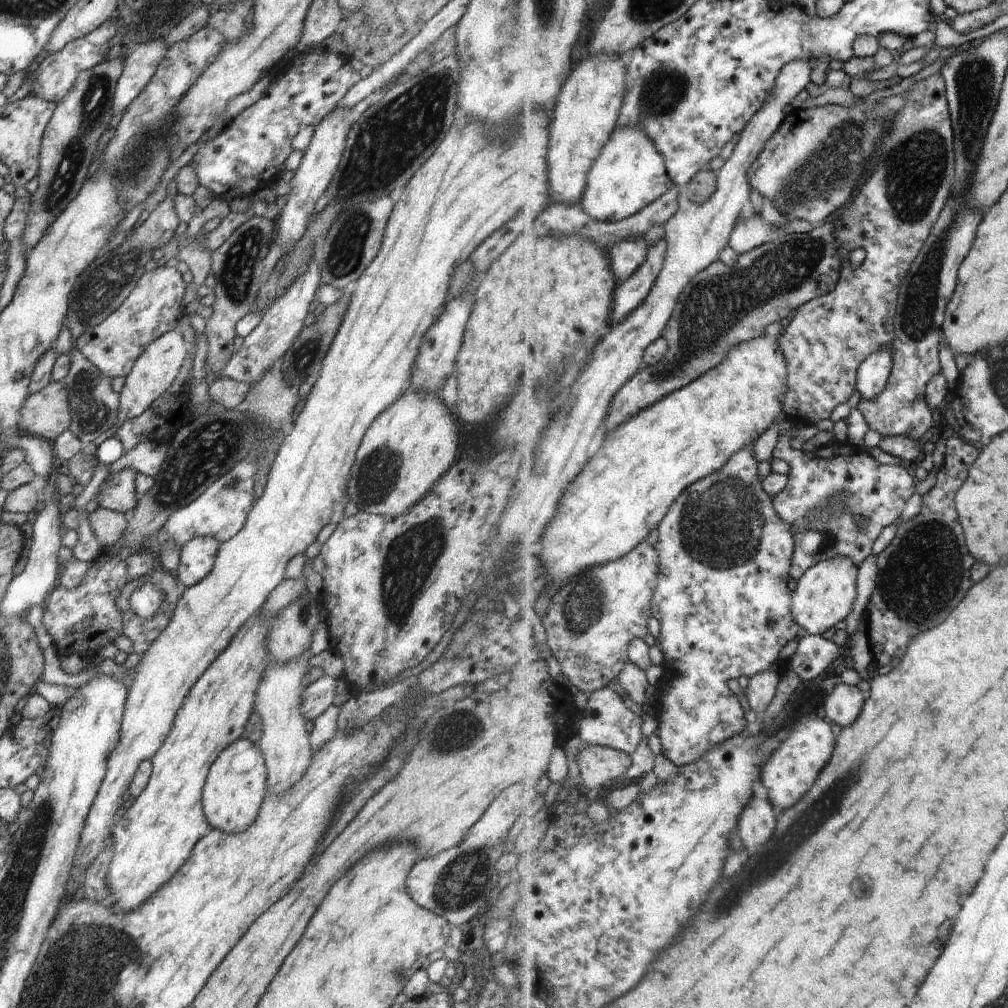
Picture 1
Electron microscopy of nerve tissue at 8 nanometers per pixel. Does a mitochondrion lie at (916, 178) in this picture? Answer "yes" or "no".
yes

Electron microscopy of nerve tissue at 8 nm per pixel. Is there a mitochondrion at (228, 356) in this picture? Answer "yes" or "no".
no

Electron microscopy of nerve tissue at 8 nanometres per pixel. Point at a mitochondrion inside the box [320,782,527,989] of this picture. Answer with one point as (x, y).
(457, 882)

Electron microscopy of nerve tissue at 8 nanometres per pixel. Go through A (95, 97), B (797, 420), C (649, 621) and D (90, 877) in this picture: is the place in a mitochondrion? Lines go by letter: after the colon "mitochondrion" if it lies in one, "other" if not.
A: mitochondrion
B: other
C: other
D: other

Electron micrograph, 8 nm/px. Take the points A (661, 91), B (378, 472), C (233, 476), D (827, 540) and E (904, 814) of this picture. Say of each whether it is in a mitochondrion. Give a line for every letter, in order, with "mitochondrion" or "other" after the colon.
A: mitochondrion
B: mitochondrion
C: mitochondrion
D: mitochondrion
E: other

